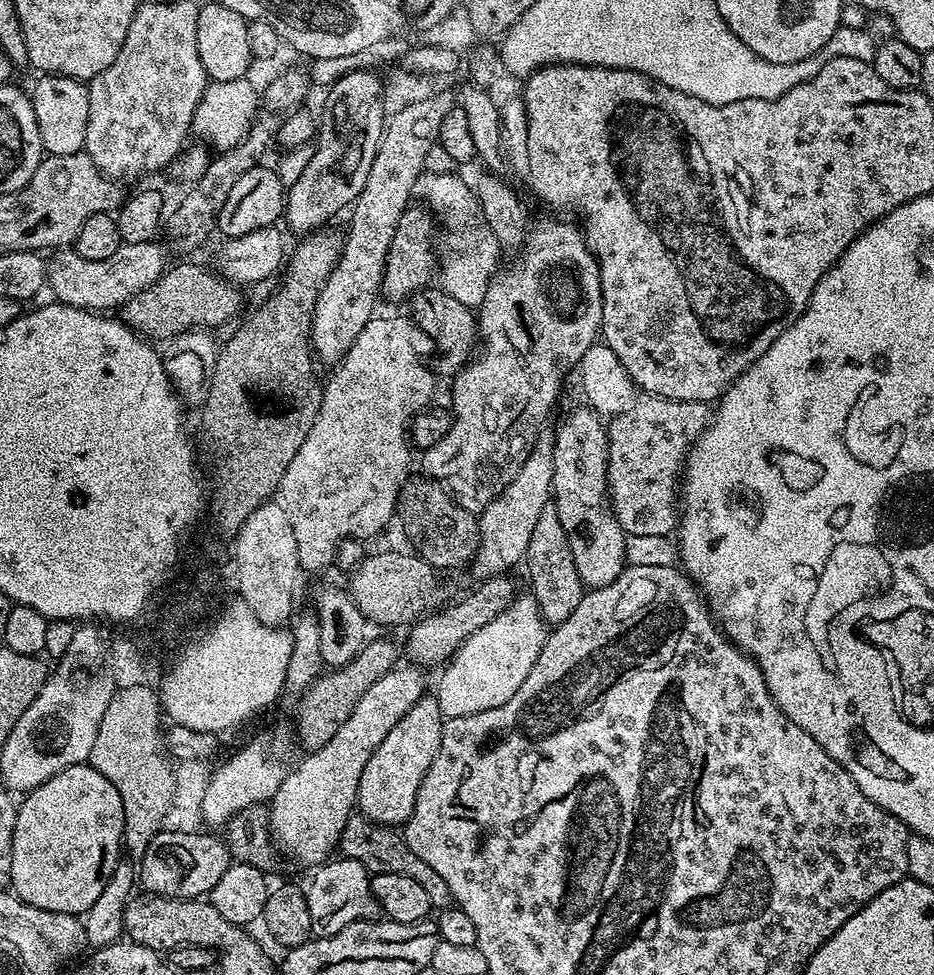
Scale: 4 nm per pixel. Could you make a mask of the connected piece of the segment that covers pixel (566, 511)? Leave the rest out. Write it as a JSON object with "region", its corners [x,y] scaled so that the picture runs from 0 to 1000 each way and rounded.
{"region":[[[623,416],[615,419],[605,429],[604,436],[597,441],[594,440],[593,446],[595,452],[590,512],[597,527],[597,535],[602,535],[602,544],[606,544],[606,556],[610,556],[610,568],[615,568],[615,581],[619,581],[619,589],[626,604],[651,601],[669,585],[670,548],[660,534],[660,530],[655,528],[651,507],[651,445],[648,432],[634,418]]]}

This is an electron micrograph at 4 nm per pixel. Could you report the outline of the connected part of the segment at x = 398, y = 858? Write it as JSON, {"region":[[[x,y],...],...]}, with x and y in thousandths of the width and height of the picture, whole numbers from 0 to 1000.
{"region":[[[378,835],[366,851],[362,870],[372,881],[388,884],[388,888],[394,891],[395,895],[421,894],[443,901],[443,905],[448,905],[448,909],[452,909],[452,913],[456,913],[464,932],[474,933],[485,930],[486,924],[482,917],[482,909],[478,909],[478,904],[457,884],[452,884],[452,880],[448,880],[448,876],[443,876],[439,872],[439,868],[433,863],[433,858],[427,852],[401,845],[399,841],[389,835]]]}

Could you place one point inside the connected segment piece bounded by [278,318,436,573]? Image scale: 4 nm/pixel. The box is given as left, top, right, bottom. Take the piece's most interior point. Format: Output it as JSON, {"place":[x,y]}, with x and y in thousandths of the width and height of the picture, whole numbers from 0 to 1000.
{"place":[367,496]}

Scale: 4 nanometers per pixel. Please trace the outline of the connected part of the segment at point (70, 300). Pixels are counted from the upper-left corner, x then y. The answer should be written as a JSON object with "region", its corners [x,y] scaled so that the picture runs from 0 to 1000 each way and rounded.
{"region":[[[171,248],[161,250],[130,249],[118,265],[97,267],[88,265],[80,256],[60,256],[56,268],[49,271],[49,291],[61,309],[85,316],[100,318],[127,318],[143,302],[156,297],[170,283],[176,282],[182,266]]]}

